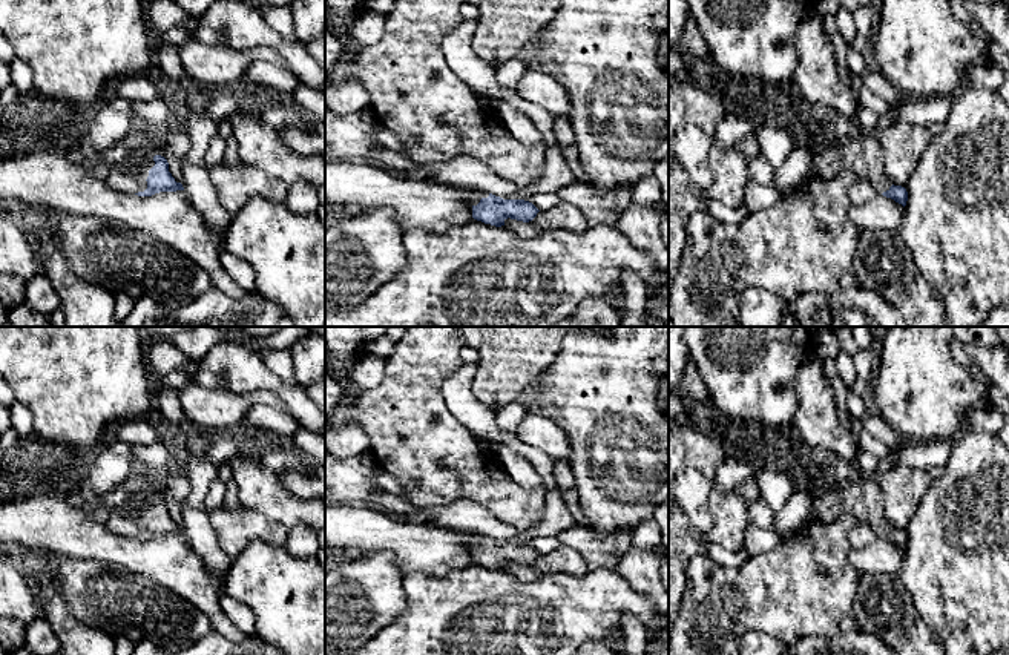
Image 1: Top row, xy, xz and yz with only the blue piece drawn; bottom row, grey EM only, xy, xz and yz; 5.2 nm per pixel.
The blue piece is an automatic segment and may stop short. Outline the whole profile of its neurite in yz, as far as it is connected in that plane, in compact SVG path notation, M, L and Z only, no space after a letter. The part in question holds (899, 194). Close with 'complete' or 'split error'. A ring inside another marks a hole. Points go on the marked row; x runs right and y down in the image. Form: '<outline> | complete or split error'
M856 130L843 146L833 146L814 153L811 170L825 179L836 178L843 170L851 170L859 179L868 181L877 193L906 206L908 192L889 183L883 169L883 152L877 132Z | split error

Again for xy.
M161 155L143 161L136 172L109 167L103 172L103 178L112 189L138 196L184 190L182 184L176 183L169 172L169 163Z | split error

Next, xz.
M468 189L466 196L472 204L472 218L495 227L504 225L508 218L529 222L540 212L524 199L503 199L478 189Z | split error

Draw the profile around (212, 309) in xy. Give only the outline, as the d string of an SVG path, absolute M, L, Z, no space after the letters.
M209 288L190 302L166 310L143 296L120 322L121 327L294 327L284 307L256 290L233 299L218 288Z

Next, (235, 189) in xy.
M221 161L209 173L221 206L232 215L241 212L253 196L285 202L288 195L288 186L276 181L258 167L235 172Z

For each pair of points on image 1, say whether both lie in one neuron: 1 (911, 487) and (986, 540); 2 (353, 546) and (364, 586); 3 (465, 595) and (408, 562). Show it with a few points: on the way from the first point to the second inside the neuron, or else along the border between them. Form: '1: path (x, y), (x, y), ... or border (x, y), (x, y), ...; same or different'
1: border (933, 479), (907, 526); different
2: border (391, 552), (370, 552), (347, 559); different
3: border (460, 566), (440, 574), (410, 571), (404, 576); different

